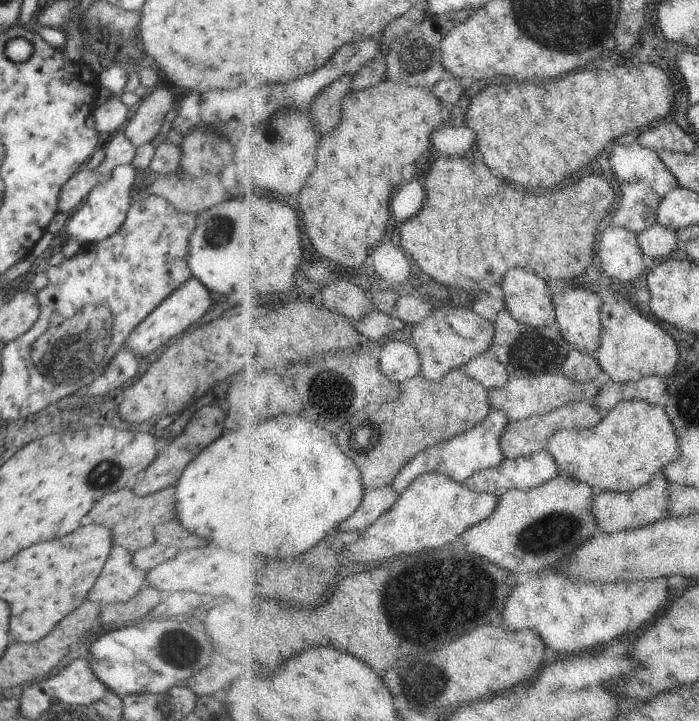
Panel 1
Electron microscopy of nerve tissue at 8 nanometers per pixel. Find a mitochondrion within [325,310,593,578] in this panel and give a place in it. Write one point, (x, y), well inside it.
(554, 529)

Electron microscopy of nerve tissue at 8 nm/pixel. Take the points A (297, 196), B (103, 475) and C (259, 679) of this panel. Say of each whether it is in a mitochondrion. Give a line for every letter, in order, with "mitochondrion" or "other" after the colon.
A: other
B: mitochondrion
C: other

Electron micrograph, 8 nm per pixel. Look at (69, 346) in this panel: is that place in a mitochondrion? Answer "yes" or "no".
yes

